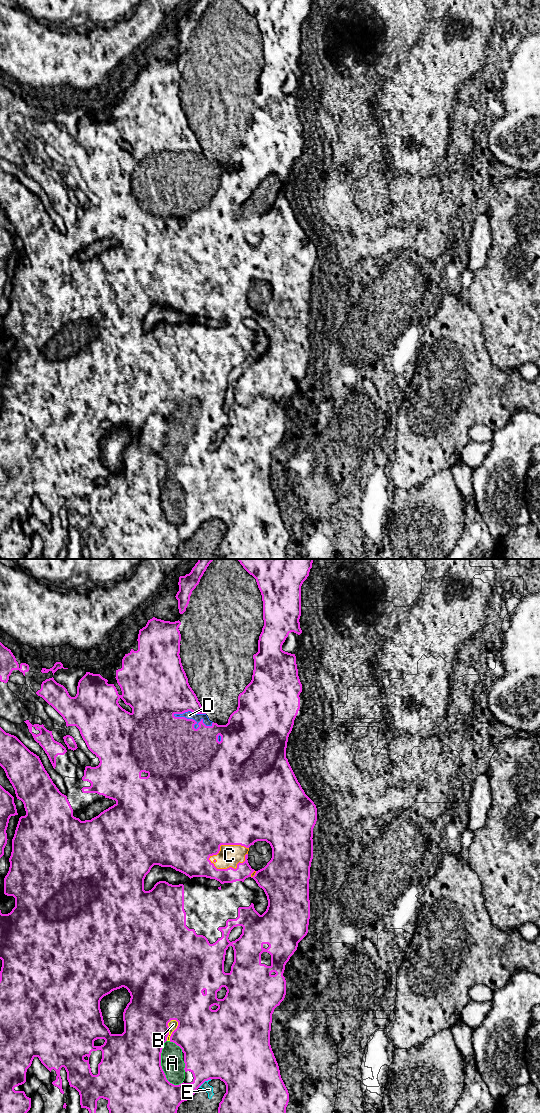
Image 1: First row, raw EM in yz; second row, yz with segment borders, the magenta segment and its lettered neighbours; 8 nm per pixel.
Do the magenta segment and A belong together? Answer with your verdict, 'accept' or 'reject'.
accept

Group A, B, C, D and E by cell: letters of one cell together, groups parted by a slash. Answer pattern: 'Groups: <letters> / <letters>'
Groups: A B C D E

